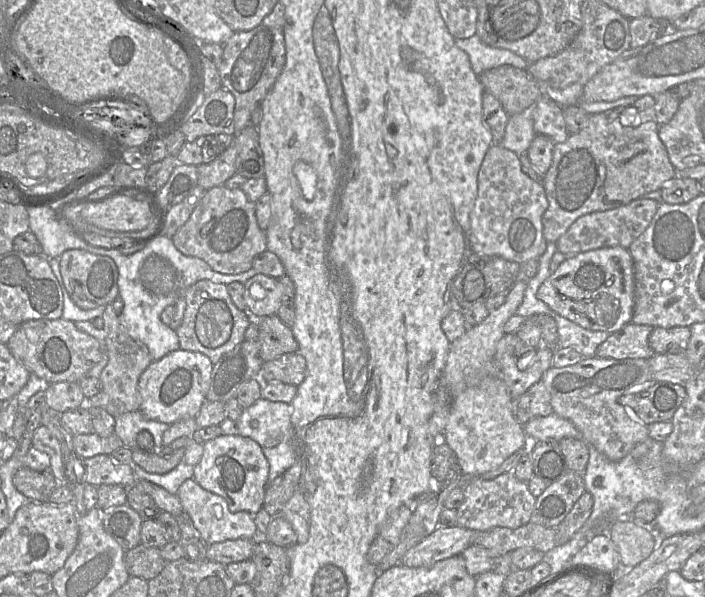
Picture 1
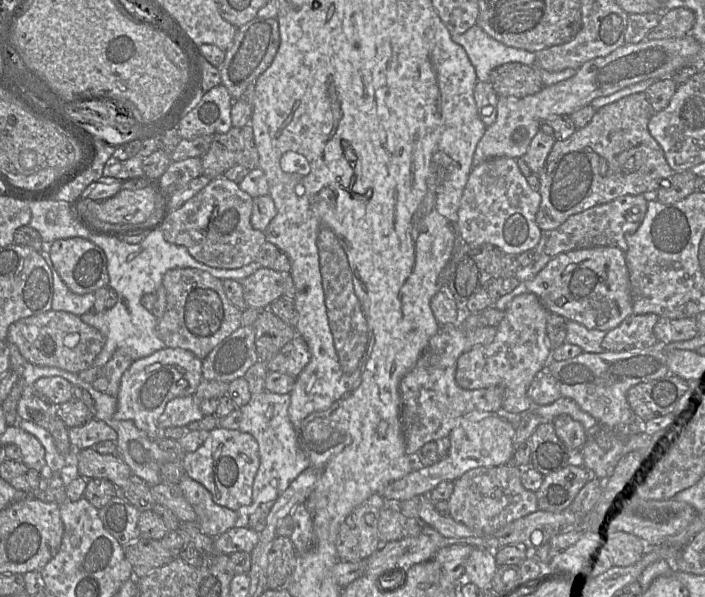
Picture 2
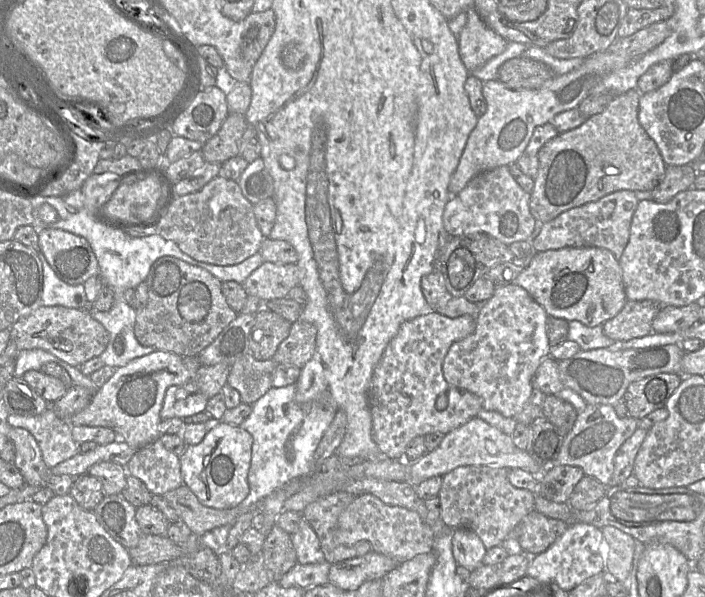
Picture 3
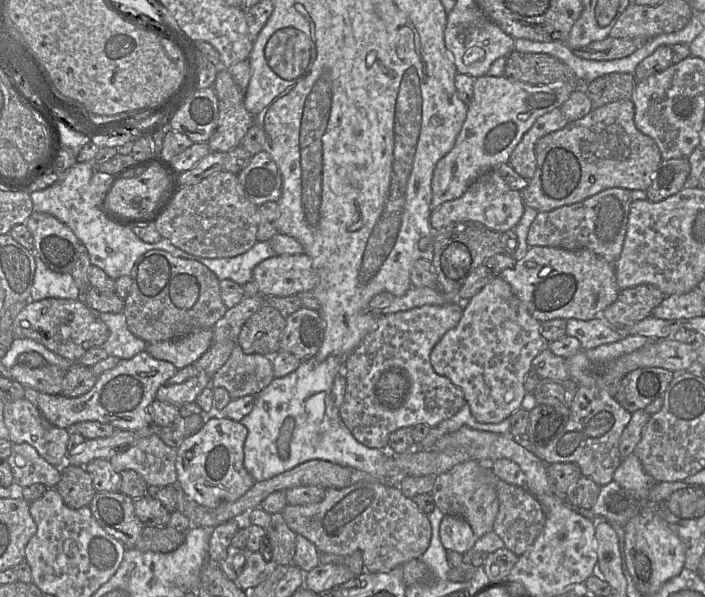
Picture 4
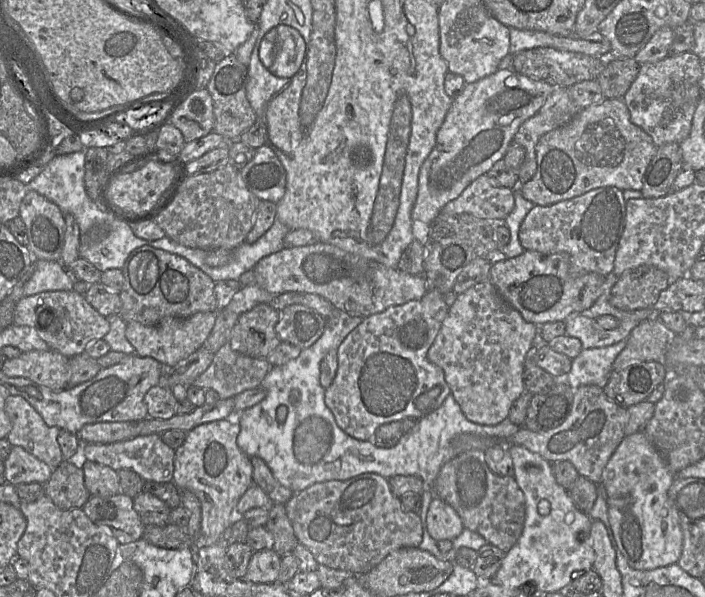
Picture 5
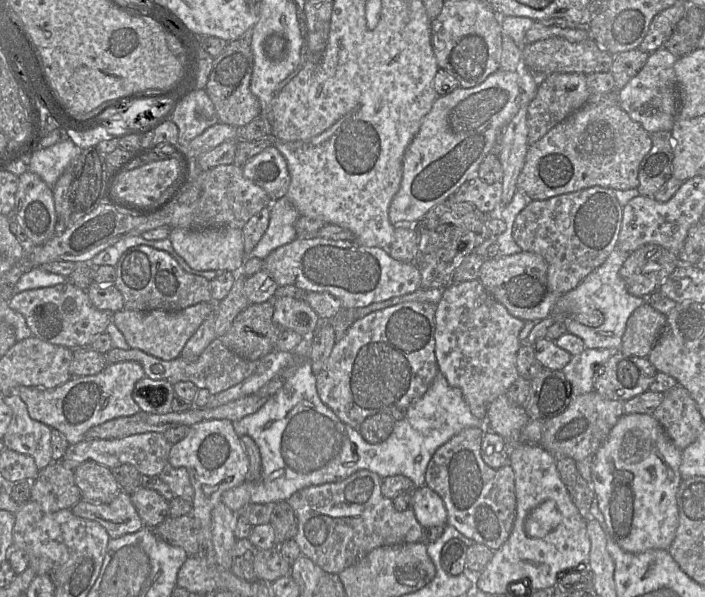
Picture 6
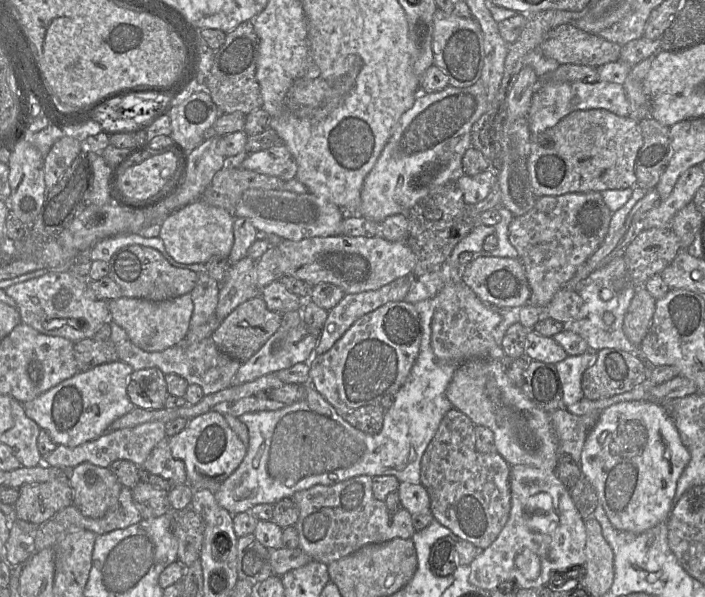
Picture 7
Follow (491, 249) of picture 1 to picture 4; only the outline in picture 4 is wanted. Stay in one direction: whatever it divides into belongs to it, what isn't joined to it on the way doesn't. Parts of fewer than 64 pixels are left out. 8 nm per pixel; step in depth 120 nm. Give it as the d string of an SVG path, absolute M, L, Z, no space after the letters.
M490 170L478 176L459 198L446 201L433 209L430 215L430 225L433 230L437 231L455 222L473 220L484 224L491 230L503 233L514 230L524 209L521 191L511 189L496 170Z

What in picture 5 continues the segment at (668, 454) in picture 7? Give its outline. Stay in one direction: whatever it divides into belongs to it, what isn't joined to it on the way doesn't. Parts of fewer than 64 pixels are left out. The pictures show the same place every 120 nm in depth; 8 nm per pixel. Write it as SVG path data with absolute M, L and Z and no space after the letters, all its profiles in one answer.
M644 431L625 436L603 469L601 484L606 492L609 523L620 551L634 569L653 570L677 564L681 556L683 533L678 513L668 499L668 490L675 477Z

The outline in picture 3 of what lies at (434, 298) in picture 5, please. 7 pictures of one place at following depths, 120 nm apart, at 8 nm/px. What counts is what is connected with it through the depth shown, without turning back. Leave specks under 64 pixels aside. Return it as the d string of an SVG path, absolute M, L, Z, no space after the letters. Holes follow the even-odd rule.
M434 311L406 321L384 351L381 361L374 370L370 388L369 405L372 415L373 438L382 457L401 460L408 444L416 436L429 433L446 435L450 431L476 418L483 409L482 400L477 395L450 385L443 375L443 361L451 345L471 335L476 328L475 319L469 315L449 318ZM439 396L446 396L447 407L442 411L436 408Z

